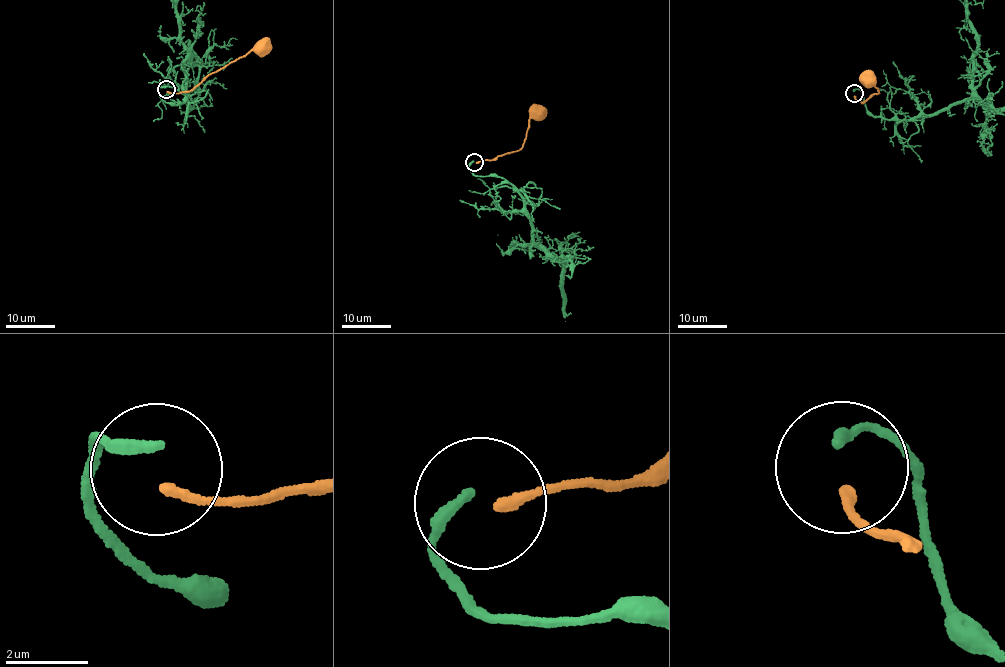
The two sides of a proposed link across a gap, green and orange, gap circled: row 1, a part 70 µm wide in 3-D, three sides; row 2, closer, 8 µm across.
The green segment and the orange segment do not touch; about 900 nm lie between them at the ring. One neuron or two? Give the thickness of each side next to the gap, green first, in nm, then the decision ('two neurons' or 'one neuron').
300 nm thick on the green side, 240 nm on the other; two neurons

